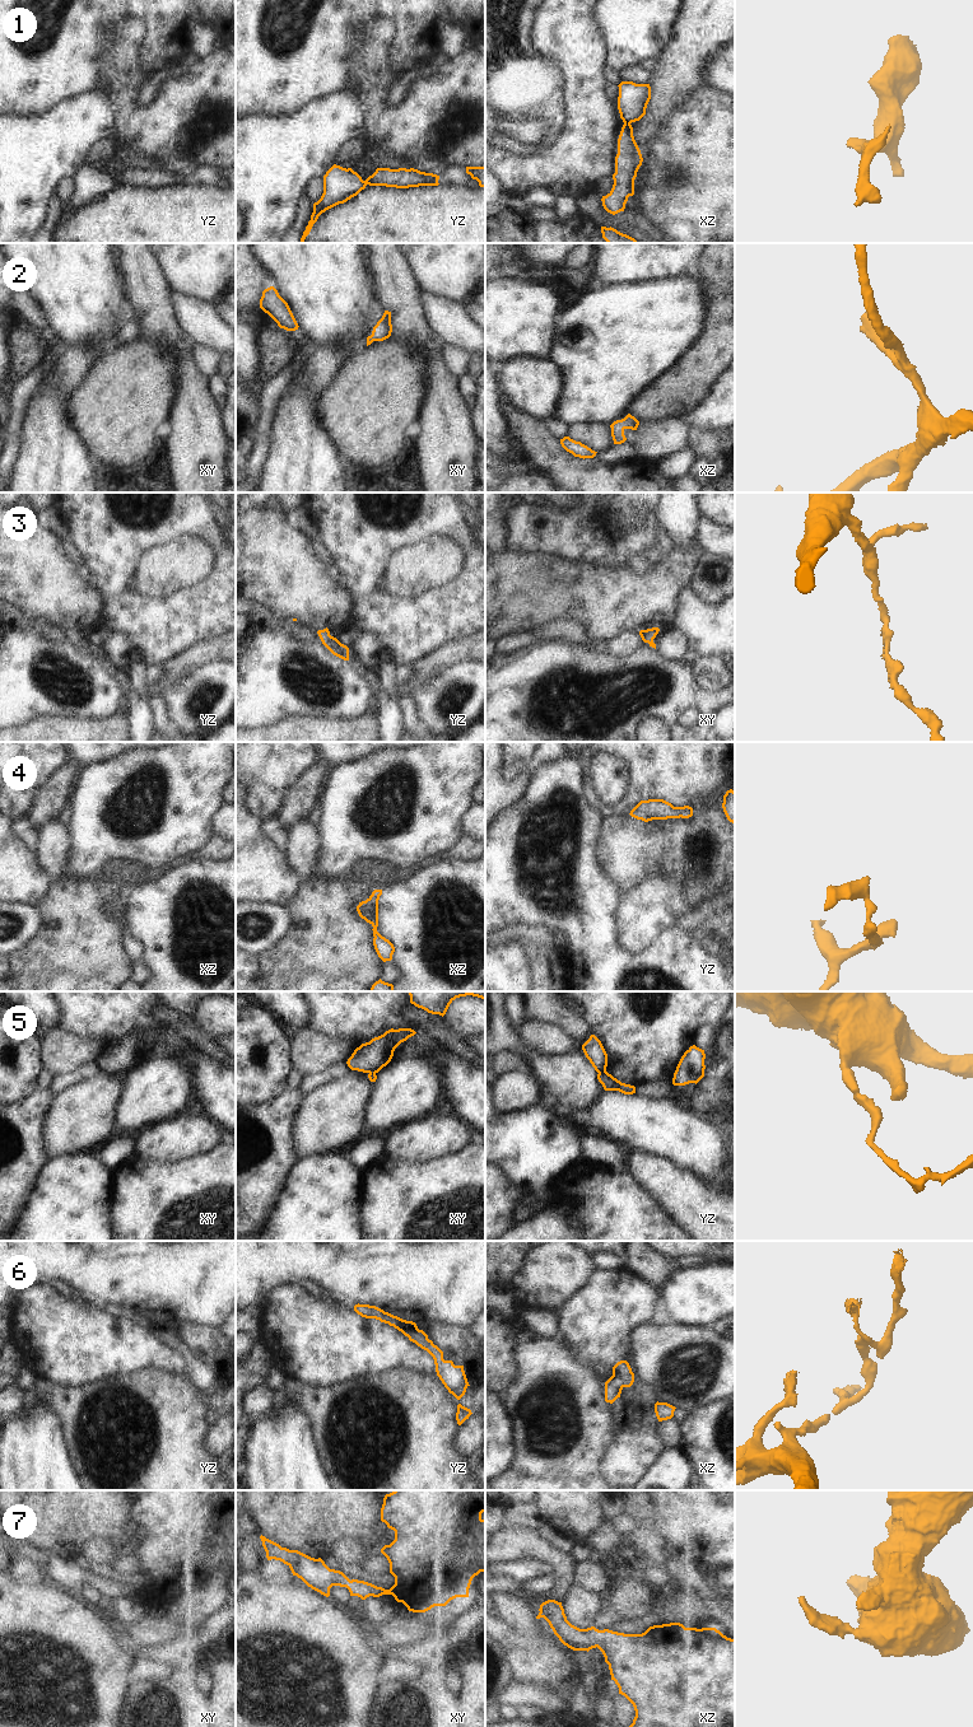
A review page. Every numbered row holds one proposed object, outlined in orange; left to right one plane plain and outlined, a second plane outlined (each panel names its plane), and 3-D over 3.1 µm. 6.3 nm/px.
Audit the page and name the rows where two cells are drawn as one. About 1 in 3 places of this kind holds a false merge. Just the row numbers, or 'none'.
1, 5, 6

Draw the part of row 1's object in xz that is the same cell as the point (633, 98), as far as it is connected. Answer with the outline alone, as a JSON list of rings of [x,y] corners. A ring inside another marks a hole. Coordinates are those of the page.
[[[621,81],[619,85],[618,109],[624,123],[639,121],[646,115],[651,99],[650,84]]]

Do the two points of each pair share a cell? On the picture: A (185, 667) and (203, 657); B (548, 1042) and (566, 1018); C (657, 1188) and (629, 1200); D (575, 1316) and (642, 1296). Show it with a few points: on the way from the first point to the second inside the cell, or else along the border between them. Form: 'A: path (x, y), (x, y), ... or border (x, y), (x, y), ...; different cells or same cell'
A: path (189, 663), (195, 657), (199, 657); same cell
B: border (530, 1018), (559, 1027), (576, 1046); different cells
C: border (633, 1176), (666, 1214); different cells
D: path (591, 1316), (600, 1316), (614, 1302), (625, 1302); same cell

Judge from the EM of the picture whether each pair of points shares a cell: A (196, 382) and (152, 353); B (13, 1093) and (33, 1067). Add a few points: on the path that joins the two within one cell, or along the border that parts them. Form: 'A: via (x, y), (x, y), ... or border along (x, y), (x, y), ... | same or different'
A: border along (167, 342), (181, 360), (180, 392), (176, 400) | different
B: via (13, 1087), (27, 1073) | same

